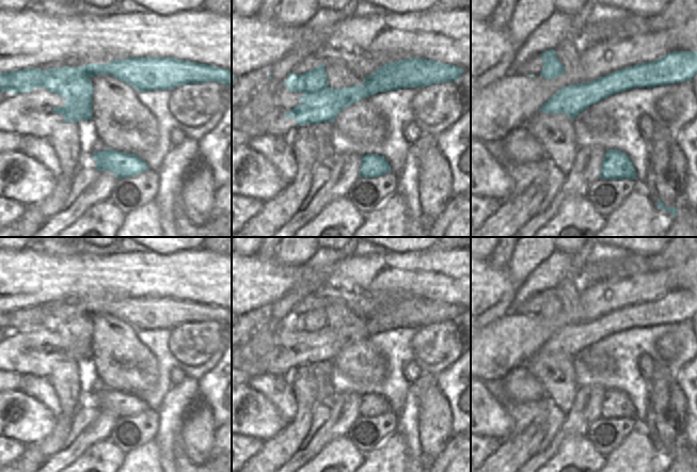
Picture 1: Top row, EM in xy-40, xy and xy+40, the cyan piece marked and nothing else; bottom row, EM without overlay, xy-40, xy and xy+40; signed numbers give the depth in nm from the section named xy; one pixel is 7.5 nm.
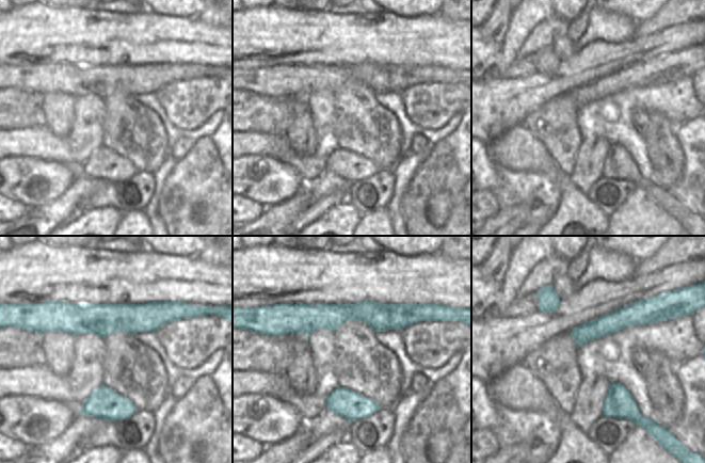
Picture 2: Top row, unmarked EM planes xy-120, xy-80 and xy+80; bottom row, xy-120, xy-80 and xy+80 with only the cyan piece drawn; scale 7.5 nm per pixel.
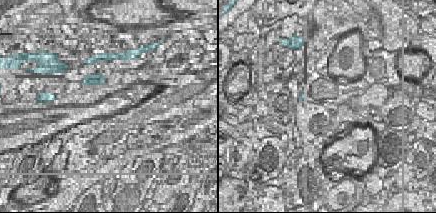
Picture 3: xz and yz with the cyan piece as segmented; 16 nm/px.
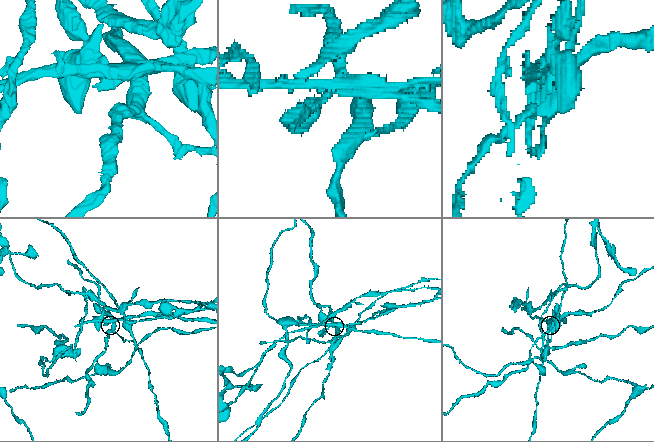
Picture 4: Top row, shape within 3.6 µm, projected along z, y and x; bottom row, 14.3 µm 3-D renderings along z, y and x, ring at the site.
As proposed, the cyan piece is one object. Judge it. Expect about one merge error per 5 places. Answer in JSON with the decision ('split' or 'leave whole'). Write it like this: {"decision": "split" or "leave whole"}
{"decision": "split"}

